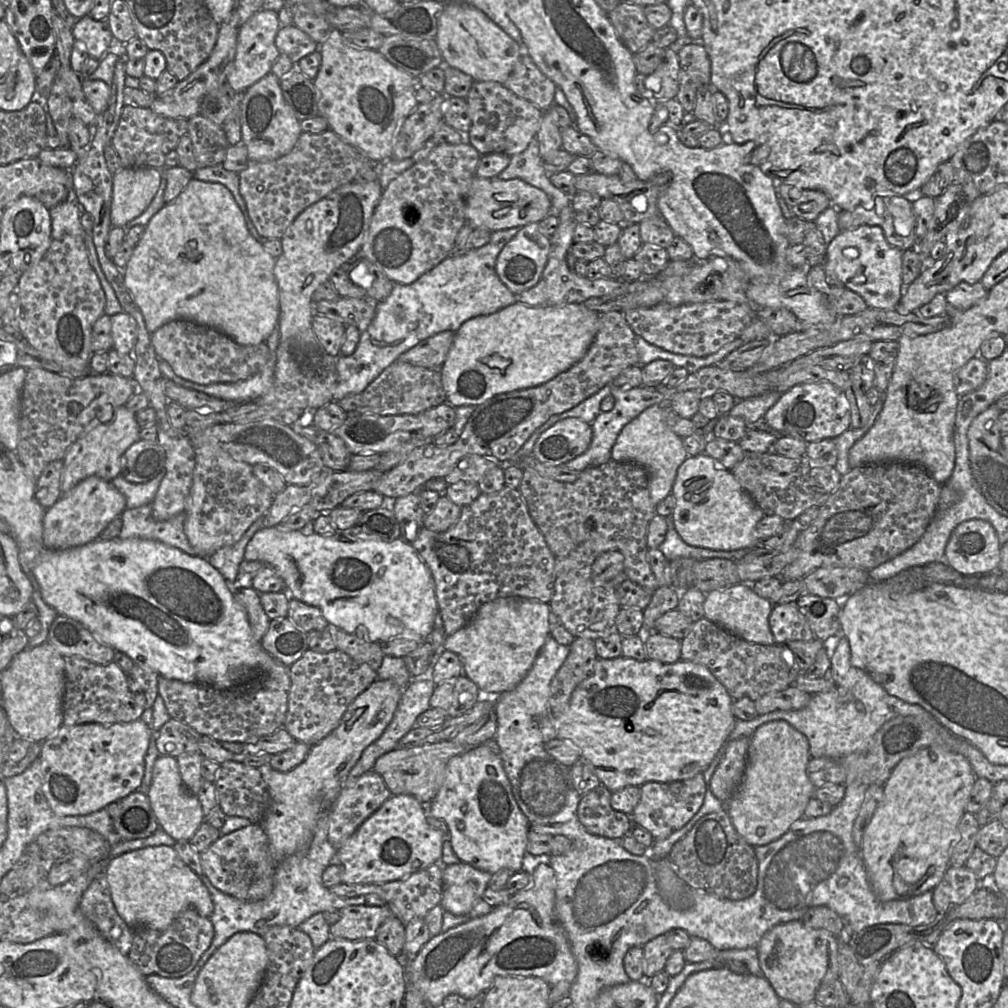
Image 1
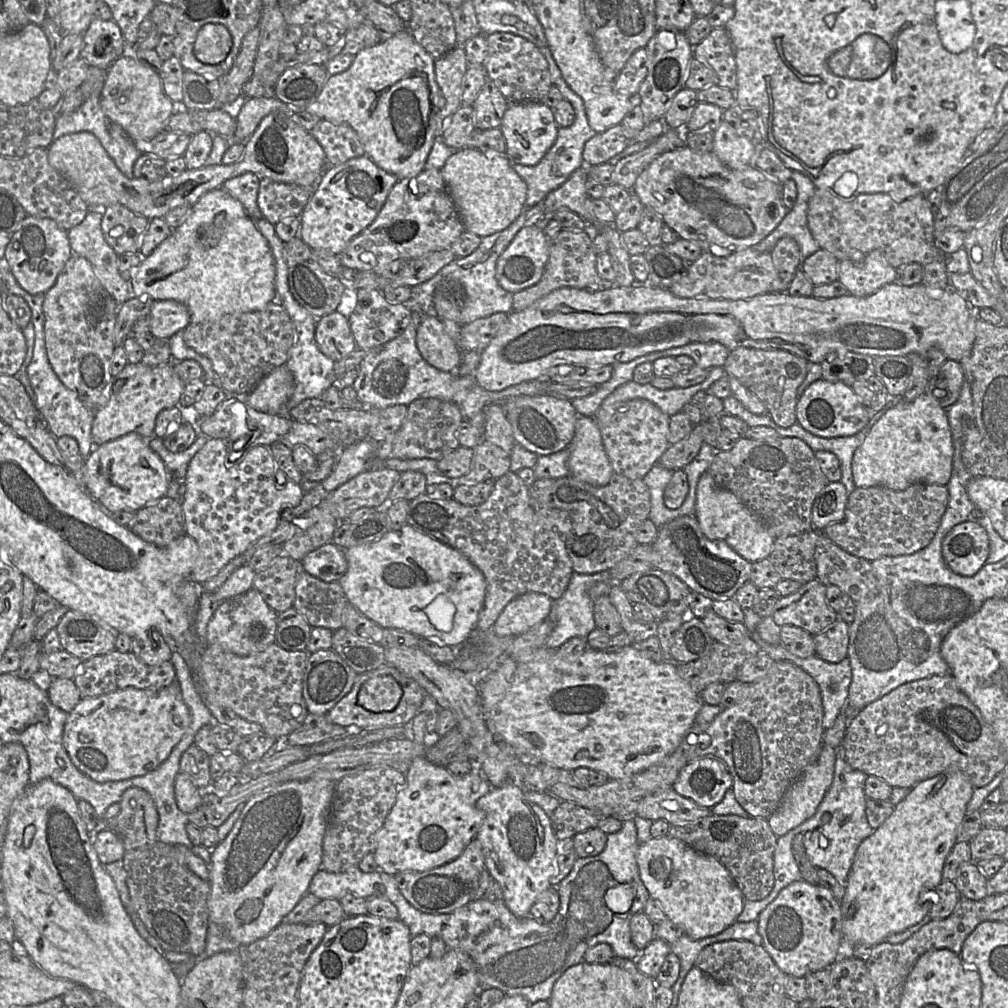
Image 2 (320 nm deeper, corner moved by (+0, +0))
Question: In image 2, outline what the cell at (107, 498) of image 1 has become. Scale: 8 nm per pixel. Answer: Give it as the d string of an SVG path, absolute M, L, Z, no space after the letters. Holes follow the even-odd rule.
M136 433L95 447L83 467L82 484L109 514L137 512L166 496L171 474L160 456L149 446L149 440Z

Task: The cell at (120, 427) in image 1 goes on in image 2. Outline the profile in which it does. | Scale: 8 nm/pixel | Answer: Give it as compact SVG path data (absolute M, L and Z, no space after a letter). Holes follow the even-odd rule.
M171 360L155 367L141 362L128 363L121 373L113 378L106 387L106 404L94 414L91 437L95 447L130 433L136 433L148 440L154 437L157 415L164 409L179 405L186 385L174 371L173 362Z

